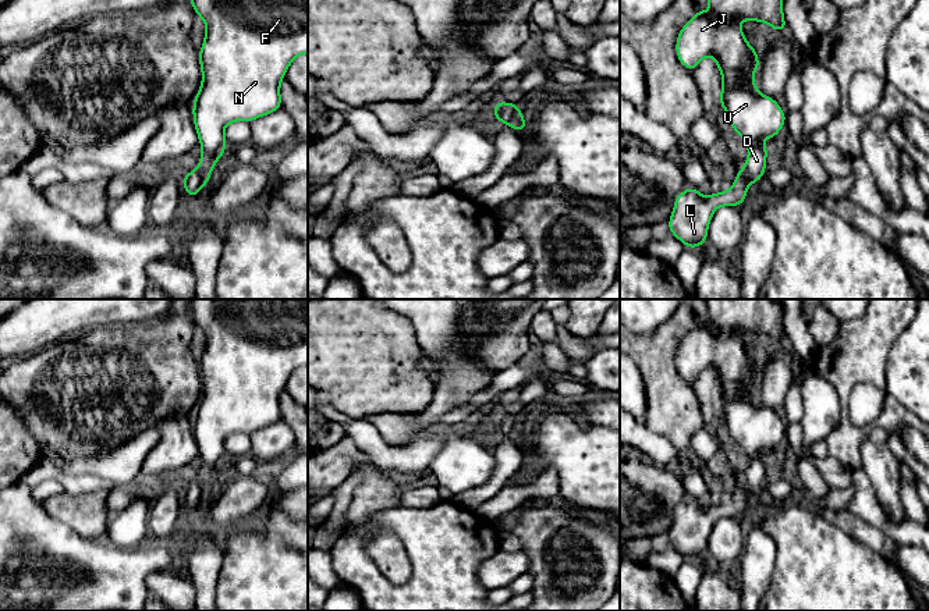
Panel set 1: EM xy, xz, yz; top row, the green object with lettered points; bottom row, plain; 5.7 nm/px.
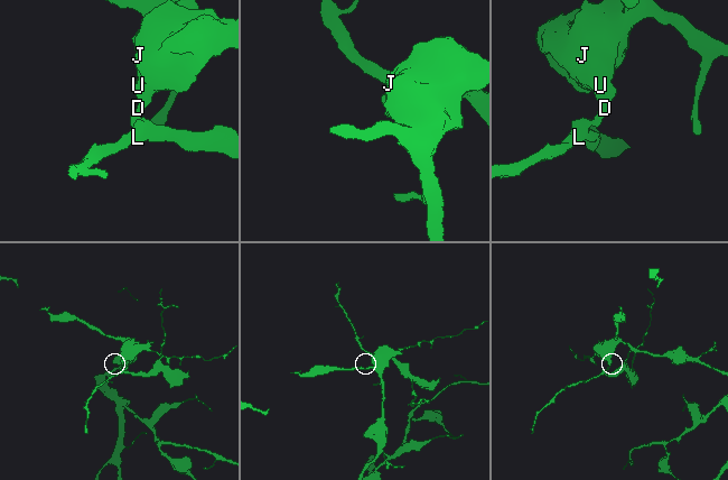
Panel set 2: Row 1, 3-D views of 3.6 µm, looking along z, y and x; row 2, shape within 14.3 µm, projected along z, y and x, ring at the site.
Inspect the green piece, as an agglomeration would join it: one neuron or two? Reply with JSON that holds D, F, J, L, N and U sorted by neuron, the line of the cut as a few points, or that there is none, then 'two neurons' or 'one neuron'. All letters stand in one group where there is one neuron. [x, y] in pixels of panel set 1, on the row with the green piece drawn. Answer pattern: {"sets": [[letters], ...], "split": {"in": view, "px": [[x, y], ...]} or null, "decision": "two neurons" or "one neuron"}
{"sets": [["D", "F", "J", "N", "U"], ["L"]], "split": {"in": "xz", "px": [[520, 113], [507, 124]]}, "decision": "two neurons"}

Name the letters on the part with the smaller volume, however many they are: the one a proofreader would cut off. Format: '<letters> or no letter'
L

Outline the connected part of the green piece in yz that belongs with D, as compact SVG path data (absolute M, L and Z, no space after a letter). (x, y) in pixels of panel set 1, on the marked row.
M708 0L709 13L696 7L696 14L689 19L677 36L676 51L678 61L688 70L695 71L699 61L712 56L723 77L720 90L720 107L727 113L734 134L742 136L748 146L748 157L742 170L751 180L759 182L766 171L766 156L769 149L762 145L763 138L773 139L786 125L786 113L774 97L763 96L758 92L758 85L752 81L755 71L759 72L759 57L755 46L749 46L740 26L742 19L766 22L777 31L787 31L783 15L783 0Z

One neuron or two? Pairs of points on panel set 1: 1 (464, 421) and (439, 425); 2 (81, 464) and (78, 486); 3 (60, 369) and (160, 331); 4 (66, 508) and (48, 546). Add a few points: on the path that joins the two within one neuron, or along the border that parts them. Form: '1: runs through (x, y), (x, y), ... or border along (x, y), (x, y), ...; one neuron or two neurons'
1: runs through (458, 421), (445, 422); one neuron
2: border along (49, 461), (67, 473), (95, 473), (112, 482); two neurons
3: runs through (85, 369), (120, 369), (135, 354); one neuron
4: border along (41, 504), (53, 518), (87, 539); two neurons

